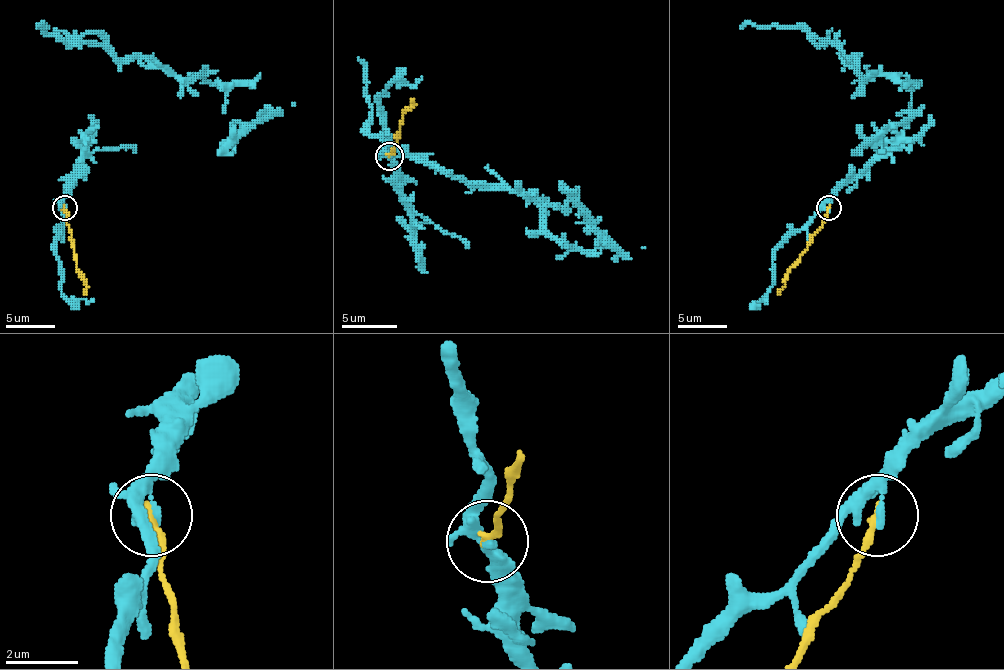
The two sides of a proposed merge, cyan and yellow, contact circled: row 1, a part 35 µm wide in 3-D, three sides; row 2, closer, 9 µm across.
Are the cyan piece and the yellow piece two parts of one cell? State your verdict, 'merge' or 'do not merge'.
do not merge

